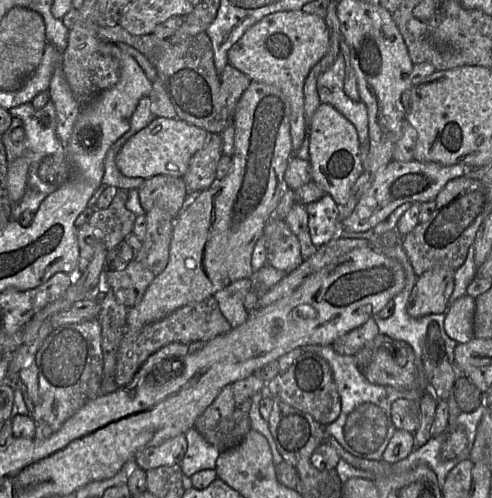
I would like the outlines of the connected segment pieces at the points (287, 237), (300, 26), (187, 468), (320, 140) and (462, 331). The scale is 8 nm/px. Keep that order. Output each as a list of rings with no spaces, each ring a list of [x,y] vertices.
[[[270,218],[263,237],[267,248],[267,264],[287,274],[303,262],[297,236],[285,220]]]
[[[302,10],[271,13],[251,26],[229,49],[228,64],[232,65],[252,82],[266,83],[277,87],[287,98],[290,105],[290,136],[293,154],[302,145],[306,137],[304,117],[304,82],[310,70],[322,59],[329,47],[329,33],[323,18],[306,14]]]
[[[195,427],[188,429],[185,437],[187,451],[180,462],[183,474],[191,477],[204,469],[216,469],[216,461],[221,451],[208,443]]]
[[[321,103],[312,117],[308,138],[312,181],[341,208],[347,203],[350,190],[363,171],[356,128],[332,105]]]
[[[465,294],[447,310],[444,321],[445,332],[457,343],[466,343],[474,337],[475,305],[475,298]]]

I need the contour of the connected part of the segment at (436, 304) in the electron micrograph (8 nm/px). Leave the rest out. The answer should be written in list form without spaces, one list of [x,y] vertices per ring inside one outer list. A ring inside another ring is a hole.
[[[435,266],[417,276],[407,303],[407,313],[420,318],[445,312],[454,290],[454,274],[449,267]]]

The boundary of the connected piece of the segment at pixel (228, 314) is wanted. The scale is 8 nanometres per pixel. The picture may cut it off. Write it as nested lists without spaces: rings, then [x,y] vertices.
[[[247,278],[231,283],[214,294],[214,299],[231,328],[248,320],[250,312],[245,309],[244,298],[252,290],[253,279]]]

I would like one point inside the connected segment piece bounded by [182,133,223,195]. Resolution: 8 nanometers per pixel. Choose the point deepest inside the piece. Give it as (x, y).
(200, 175)

